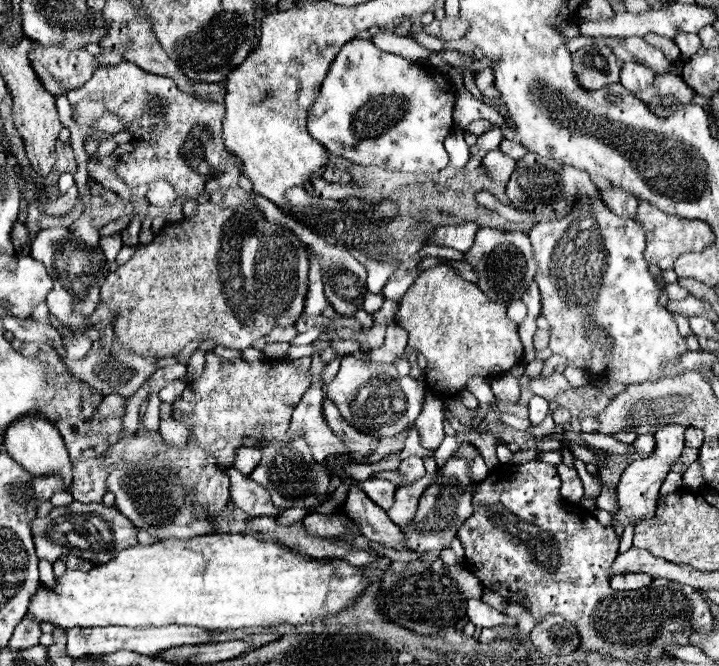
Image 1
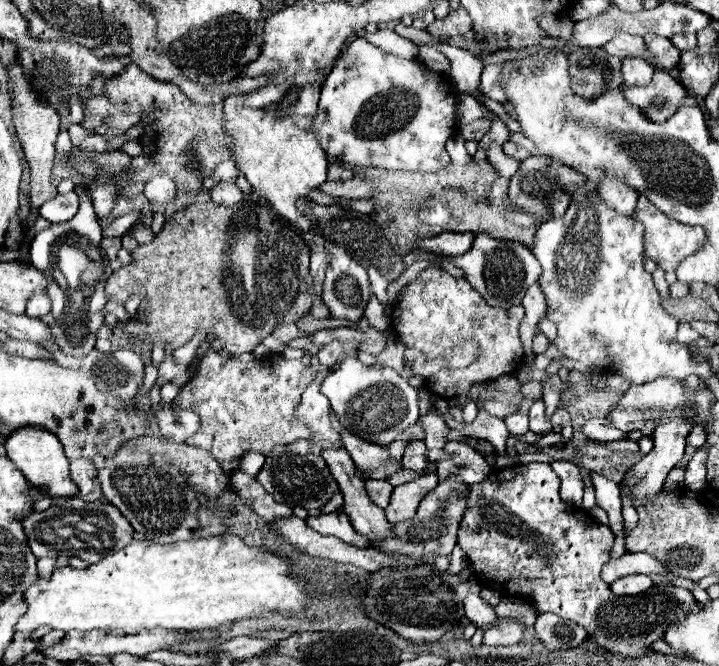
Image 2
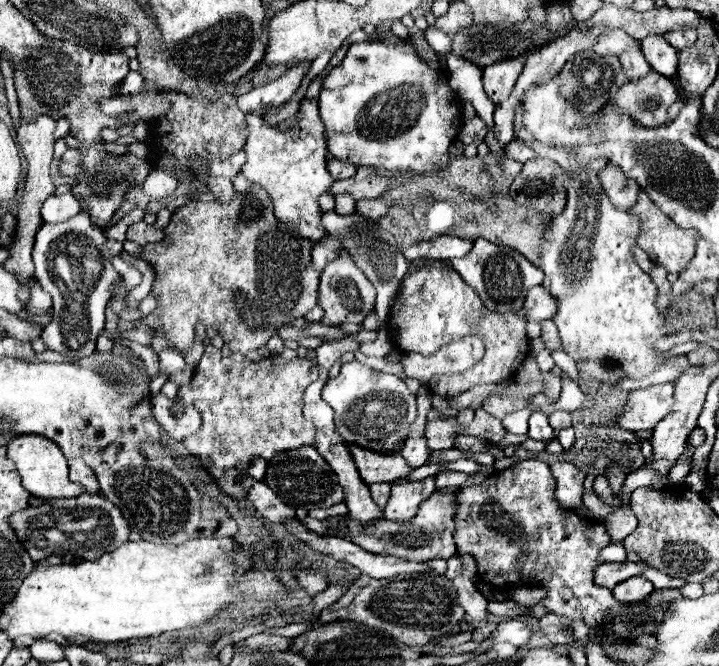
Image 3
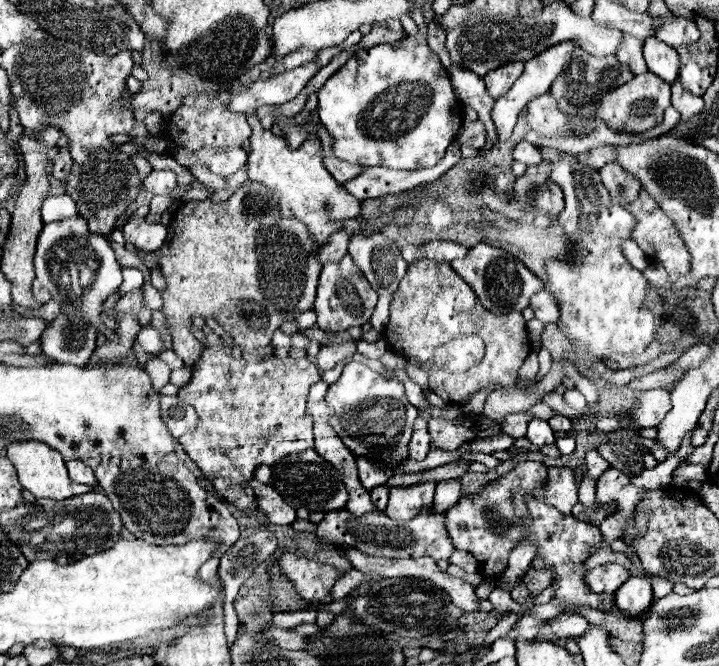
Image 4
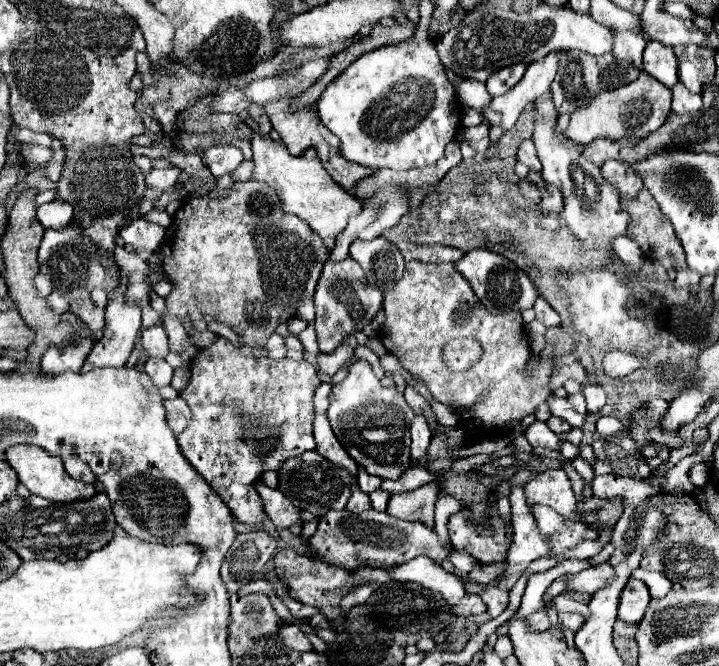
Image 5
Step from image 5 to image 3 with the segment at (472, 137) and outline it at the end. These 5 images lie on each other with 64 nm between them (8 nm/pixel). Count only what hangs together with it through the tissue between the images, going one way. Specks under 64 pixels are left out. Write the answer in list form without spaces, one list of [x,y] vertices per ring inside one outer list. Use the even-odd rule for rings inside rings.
[[[472,118],[472,120],[466,120],[464,126],[460,128],[460,140],[464,144],[482,144],[486,132],[488,132],[486,124],[480,118]]]

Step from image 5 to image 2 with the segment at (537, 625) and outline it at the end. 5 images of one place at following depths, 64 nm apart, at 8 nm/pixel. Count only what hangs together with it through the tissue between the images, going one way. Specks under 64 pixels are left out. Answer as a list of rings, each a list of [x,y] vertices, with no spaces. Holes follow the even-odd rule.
[[[500,620],[496,626],[484,632],[484,644],[488,646],[520,644],[522,638],[524,638],[524,624],[518,620]]]

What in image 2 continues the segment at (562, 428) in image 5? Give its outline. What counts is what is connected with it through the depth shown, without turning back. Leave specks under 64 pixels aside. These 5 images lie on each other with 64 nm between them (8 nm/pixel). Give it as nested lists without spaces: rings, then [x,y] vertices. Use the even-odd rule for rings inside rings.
[[[556,410],[554,414],[552,414],[552,418],[550,418],[550,422],[552,422],[552,430],[554,432],[560,432],[560,428],[562,426],[566,426],[566,424],[570,424],[570,414],[566,412],[566,410]]]

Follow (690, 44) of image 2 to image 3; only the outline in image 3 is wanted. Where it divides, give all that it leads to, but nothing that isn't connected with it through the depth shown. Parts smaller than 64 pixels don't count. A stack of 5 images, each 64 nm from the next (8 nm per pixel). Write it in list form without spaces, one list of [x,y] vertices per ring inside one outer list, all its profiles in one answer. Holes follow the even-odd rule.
[[[684,28],[684,30],[670,30],[666,34],[662,34],[664,40],[668,44],[672,44],[674,48],[682,50],[686,46],[692,46],[696,42],[696,30],[694,28]]]

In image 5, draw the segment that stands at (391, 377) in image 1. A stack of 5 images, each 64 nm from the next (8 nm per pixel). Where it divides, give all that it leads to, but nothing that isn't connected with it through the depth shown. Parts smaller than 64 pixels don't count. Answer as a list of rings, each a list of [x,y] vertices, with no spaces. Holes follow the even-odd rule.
[[[356,360],[350,366],[348,376],[332,388],[328,418],[342,448],[368,474],[384,480],[398,480],[408,468],[412,468],[410,424],[414,412],[404,398],[398,396],[396,388],[380,386],[380,380],[374,376],[368,362]]]

